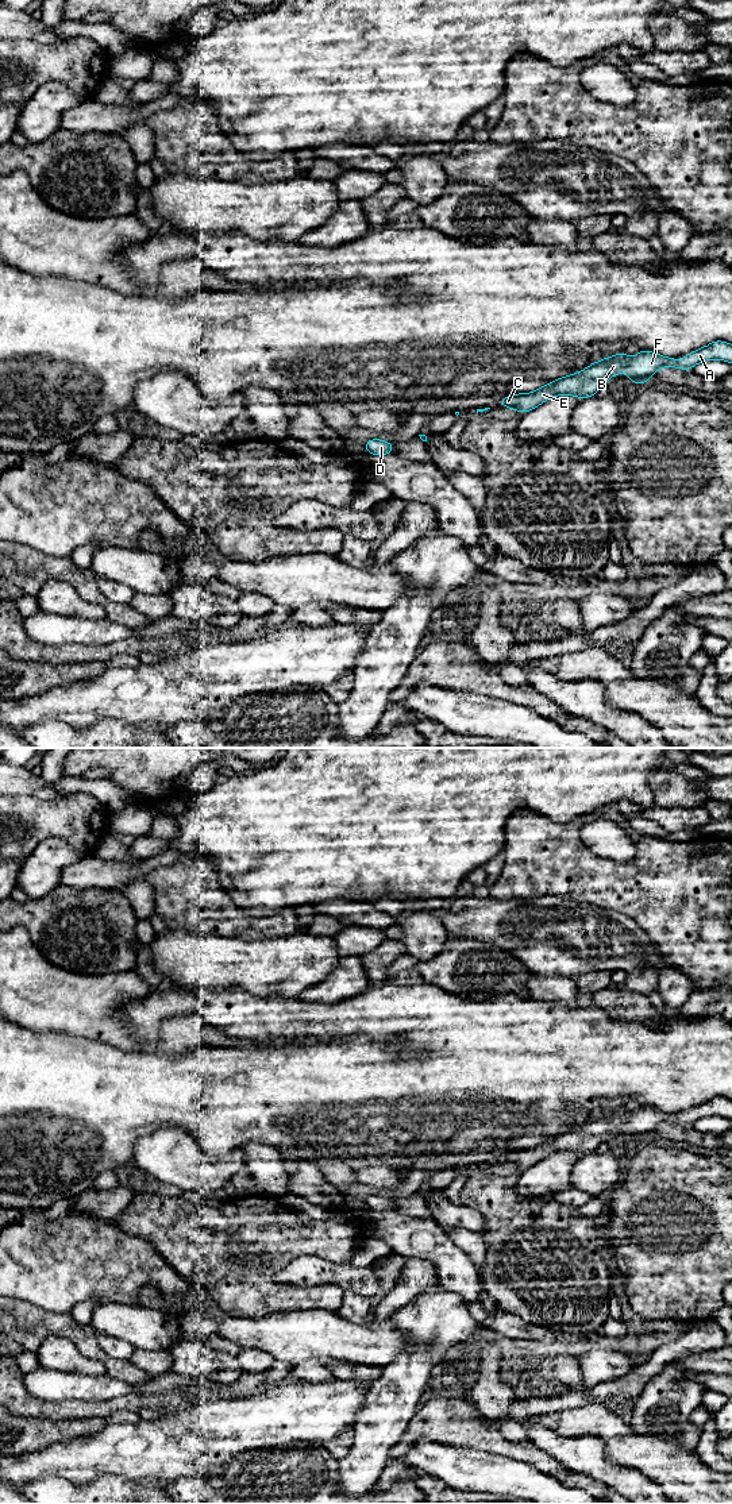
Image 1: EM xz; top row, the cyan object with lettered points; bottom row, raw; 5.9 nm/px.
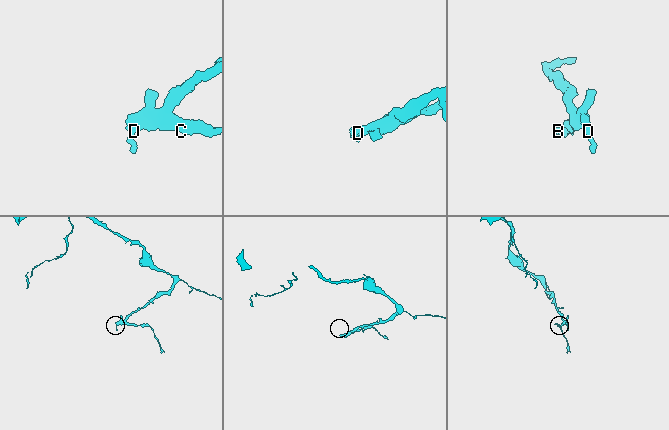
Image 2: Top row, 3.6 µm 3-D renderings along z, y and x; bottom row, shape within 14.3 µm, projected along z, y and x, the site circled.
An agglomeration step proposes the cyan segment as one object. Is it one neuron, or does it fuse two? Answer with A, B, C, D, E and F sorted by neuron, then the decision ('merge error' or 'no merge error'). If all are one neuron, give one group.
A B C D E F; no merge error

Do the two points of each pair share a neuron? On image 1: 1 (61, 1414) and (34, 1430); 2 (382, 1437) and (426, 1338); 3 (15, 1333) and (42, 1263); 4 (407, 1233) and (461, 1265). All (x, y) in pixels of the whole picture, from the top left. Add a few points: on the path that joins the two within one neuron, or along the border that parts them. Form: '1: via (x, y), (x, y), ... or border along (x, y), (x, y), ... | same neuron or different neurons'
1: border along (19, 1415), (56, 1420), (83, 1420) | different neurons
2: via (385, 1412), (417, 1362) | same neuron
3: border along (14, 1298), (57, 1314) | different neurons
4: via (420, 1241), (432, 1244), (447, 1257) | same neuron

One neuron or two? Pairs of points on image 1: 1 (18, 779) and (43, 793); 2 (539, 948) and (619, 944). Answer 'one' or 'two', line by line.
1: one
2: one

